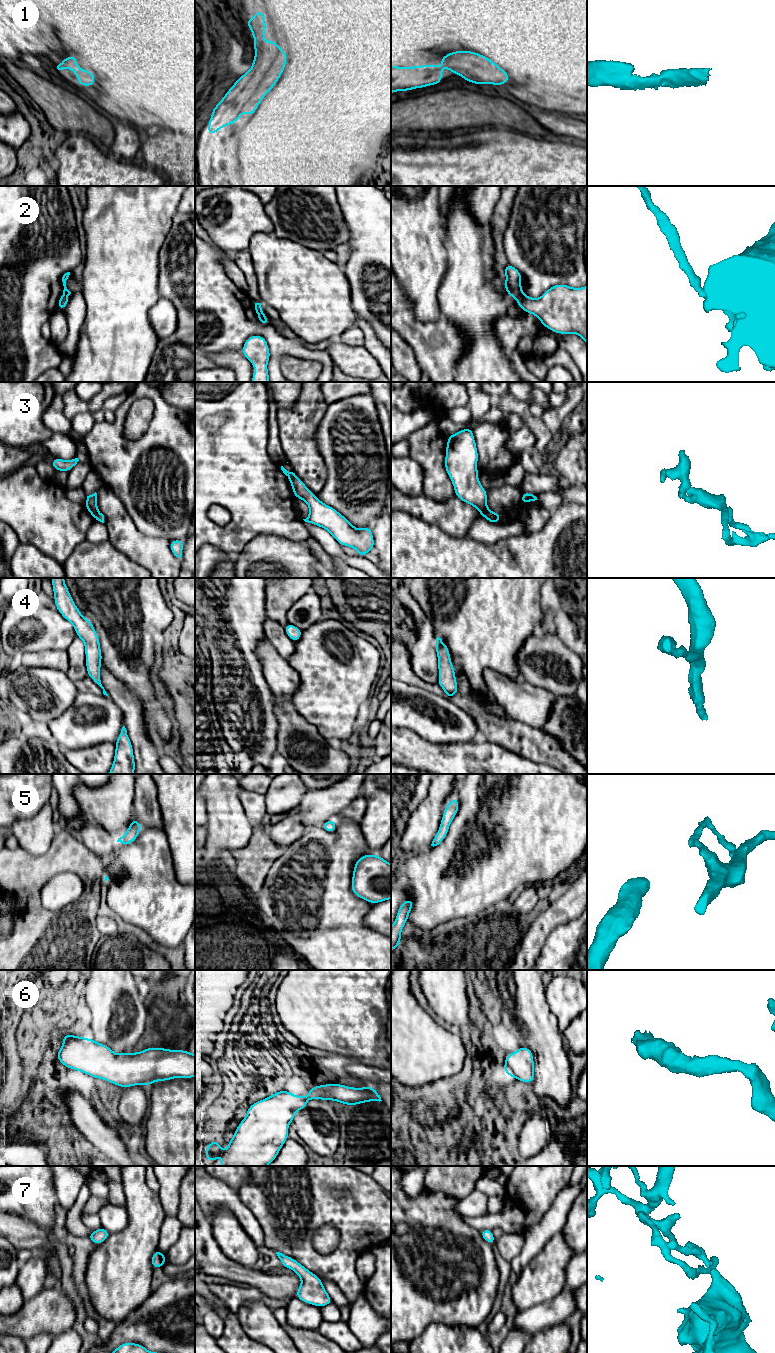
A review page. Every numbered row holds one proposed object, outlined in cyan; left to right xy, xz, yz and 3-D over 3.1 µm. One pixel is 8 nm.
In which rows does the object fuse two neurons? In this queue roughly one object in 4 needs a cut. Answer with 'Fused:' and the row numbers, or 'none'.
Fused: 2, 3

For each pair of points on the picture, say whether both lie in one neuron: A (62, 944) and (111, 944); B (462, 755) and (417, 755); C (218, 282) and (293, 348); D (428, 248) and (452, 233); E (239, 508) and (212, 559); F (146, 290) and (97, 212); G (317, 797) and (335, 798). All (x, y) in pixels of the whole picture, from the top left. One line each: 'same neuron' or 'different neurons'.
A: different neurons
B: same neuron
C: same neuron
D: different neurons
E: different neurons
F: same neuron
G: same neuron

